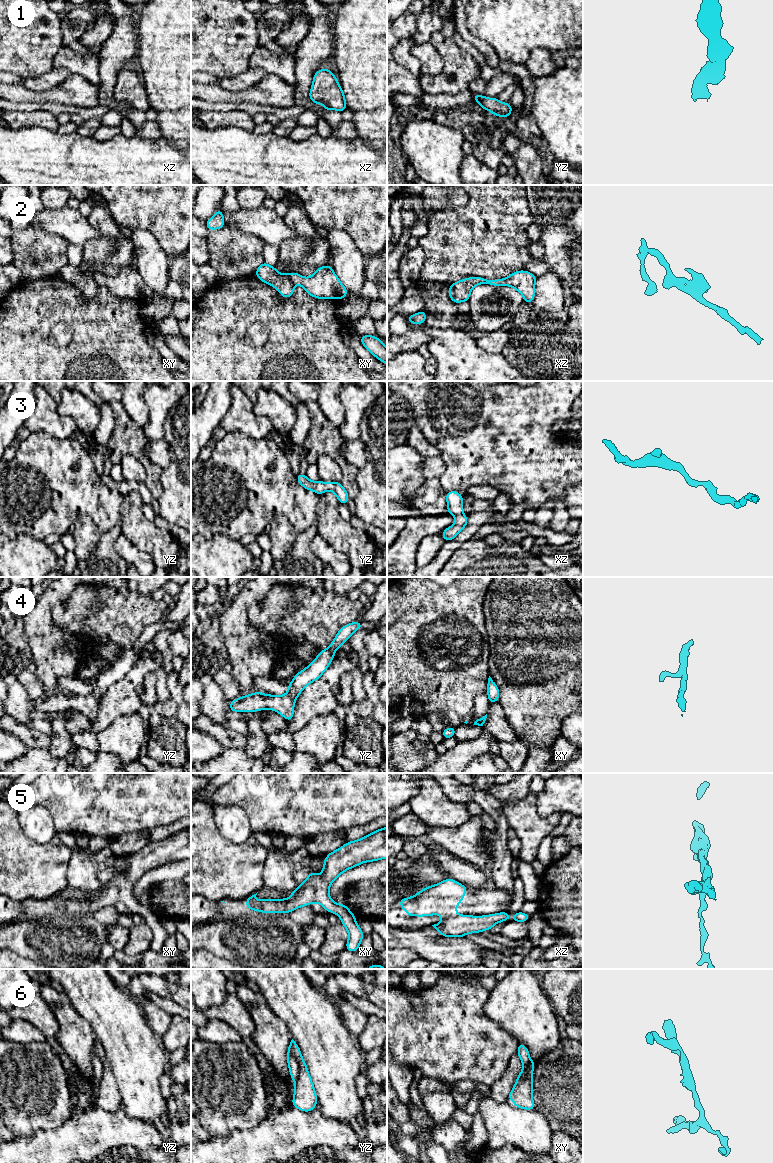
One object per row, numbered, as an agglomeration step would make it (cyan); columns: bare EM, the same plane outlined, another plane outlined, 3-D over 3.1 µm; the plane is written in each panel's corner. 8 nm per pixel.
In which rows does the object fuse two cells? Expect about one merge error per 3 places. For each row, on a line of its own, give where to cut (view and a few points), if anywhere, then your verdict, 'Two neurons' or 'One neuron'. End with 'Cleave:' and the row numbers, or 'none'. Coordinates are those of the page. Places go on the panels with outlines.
1: No split. One neuron
2: No split. One neuron
3: No split. One neuron
4: No split. One neuron
5: Split along xz (458, 915), (446, 917), (443, 920). Two neurons
6: Split along xy (530, 1060), (526, 1074), (516, 1083). Two neurons
Cleave: 5, 6

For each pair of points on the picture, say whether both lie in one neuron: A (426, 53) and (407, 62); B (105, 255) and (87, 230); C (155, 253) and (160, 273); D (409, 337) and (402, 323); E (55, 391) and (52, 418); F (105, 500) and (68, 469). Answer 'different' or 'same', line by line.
A: different
B: different
C: same
D: different
E: different
F: same

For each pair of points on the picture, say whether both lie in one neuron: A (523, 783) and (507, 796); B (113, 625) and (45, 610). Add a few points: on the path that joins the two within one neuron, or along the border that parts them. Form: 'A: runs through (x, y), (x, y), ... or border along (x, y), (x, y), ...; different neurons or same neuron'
A: runs through (519, 786), (511, 792); same neuron
B: border along (69, 596), (52, 609), (52, 621), (63, 631); different neurons

